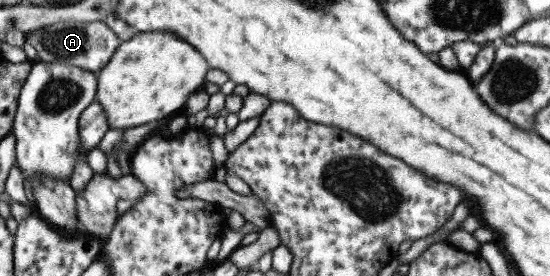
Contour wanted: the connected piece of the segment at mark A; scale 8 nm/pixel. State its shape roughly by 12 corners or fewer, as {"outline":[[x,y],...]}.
{"outline":[[104,21],[26,34],[38,62],[100,71],[119,44]]}

